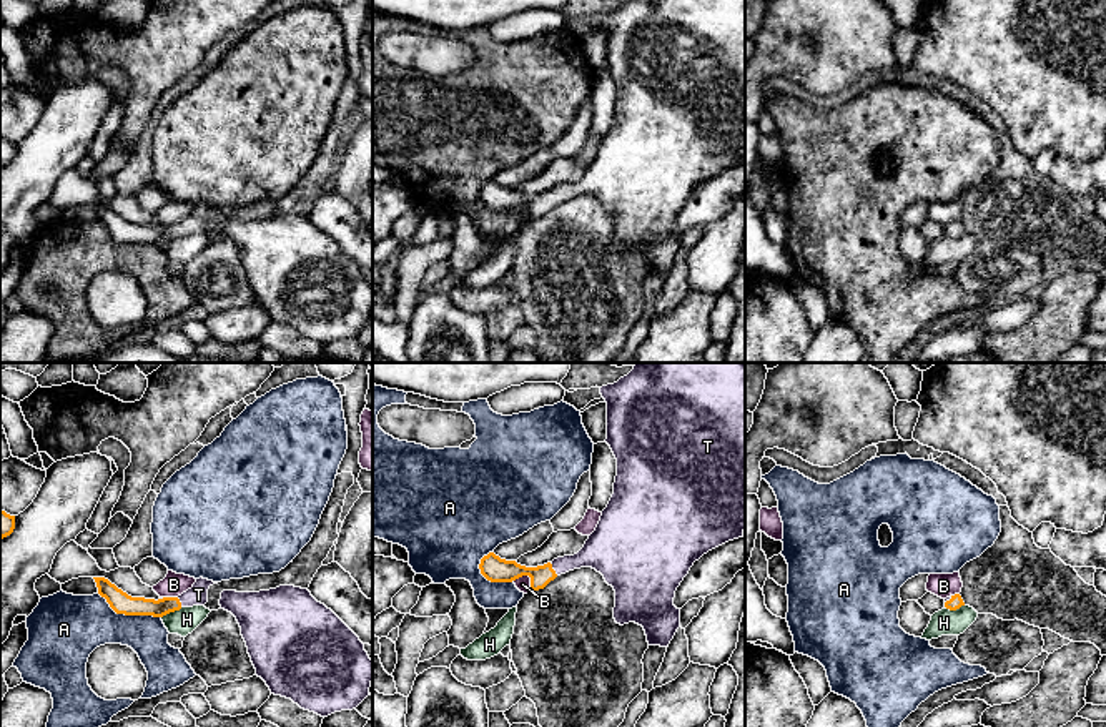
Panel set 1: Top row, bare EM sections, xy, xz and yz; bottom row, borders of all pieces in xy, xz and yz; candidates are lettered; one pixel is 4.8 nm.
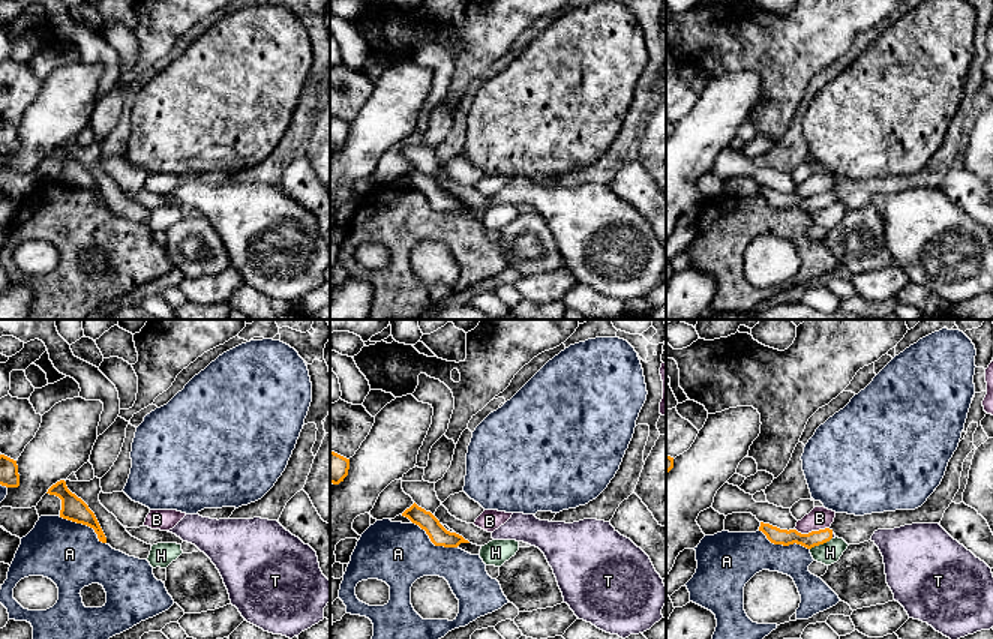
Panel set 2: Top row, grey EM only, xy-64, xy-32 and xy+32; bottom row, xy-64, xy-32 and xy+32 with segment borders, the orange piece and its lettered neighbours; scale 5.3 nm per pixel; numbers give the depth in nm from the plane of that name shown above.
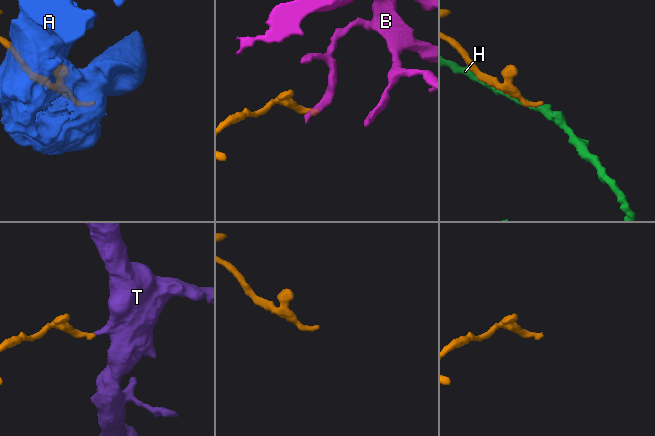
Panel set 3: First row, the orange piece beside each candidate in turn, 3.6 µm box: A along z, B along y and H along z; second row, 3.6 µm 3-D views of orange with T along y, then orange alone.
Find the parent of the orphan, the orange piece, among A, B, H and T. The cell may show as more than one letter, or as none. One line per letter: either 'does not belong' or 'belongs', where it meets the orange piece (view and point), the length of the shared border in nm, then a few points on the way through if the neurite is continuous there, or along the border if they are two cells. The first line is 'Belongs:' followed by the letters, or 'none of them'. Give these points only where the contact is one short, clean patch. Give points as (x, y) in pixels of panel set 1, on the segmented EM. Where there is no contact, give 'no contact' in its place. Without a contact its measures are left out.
Belongs: T
A: does not belong; contact xy (128, 614); length 320 nm
B: does not belong; contact xz (526, 574); length 110 nm; border xz (511, 581), (528, 576), (531, 589)
H: does not belong; contact xy (172, 611); length 120 nm; border xy (182, 608), (162, 618)
T: belongs; contact xz (552, 569); length 80 nm; way xz (501, 571), (552, 569), (601, 551)

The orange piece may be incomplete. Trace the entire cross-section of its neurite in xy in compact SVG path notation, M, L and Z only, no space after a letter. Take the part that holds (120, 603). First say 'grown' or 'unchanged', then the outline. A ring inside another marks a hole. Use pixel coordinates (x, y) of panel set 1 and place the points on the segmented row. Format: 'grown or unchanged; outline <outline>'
grown; outline M105 577L93 579L96 582L98 594L106 599L106 602L116 614L153 617L163 617L170 612L180 611L181 607L205 606L208 602L208 589L213 584L218 584L200 577L193 584L193 587L181 596L155 601L145 597L131 597Z

